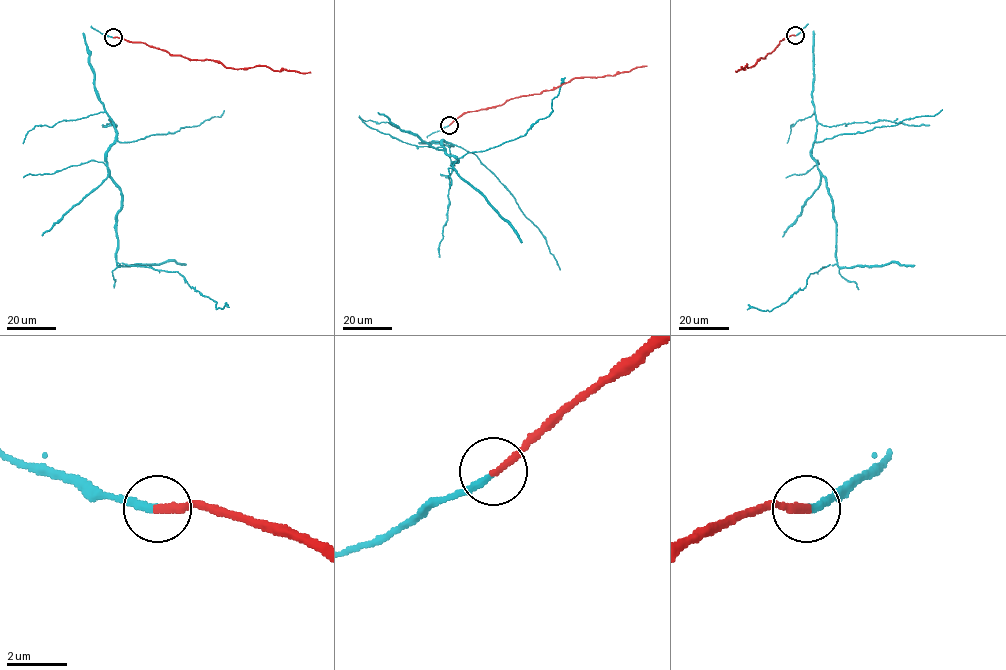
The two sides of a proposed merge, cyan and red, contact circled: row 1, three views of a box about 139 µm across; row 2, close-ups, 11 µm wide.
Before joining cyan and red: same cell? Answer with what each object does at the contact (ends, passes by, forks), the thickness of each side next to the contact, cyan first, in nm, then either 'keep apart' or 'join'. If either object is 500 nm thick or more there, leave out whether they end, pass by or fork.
cyan ends there; red ends there; 240 nm thick on the cyan side, 280 nm on the other; join

